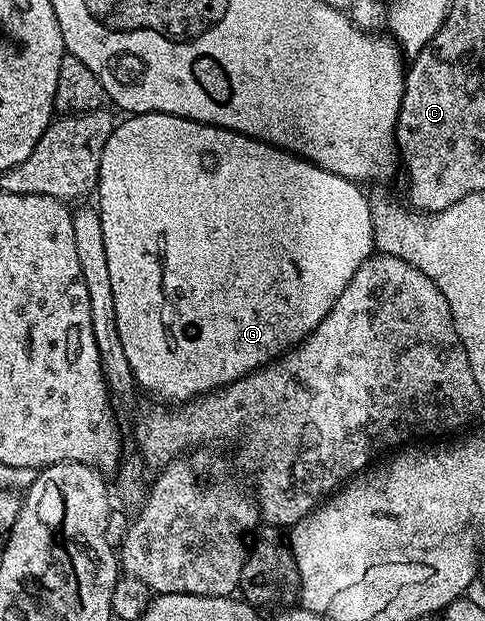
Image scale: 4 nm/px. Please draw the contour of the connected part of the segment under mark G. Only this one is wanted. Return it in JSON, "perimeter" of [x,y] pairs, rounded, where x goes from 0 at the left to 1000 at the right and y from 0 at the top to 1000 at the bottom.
{"perimeter":[[[287,180],[258,190],[252,200],[247,195],[235,205],[229,222],[221,222],[221,235],[212,235],[212,254],[204,261],[204,287],[196,309],[198,314],[208,314],[196,329],[208,343],[212,357],[212,398],[221,403],[221,436],[229,441],[229,469],[237,472],[237,519],[245,519],[245,551],[254,551],[254,565],[262,568],[262,583],[270,583],[270,596],[274,607],[282,610],[285,626],[301,625],[311,636],[326,638],[332,644],[348,644],[332,647],[346,647],[357,654],[371,654],[410,638],[423,638],[429,631],[445,631],[447,626],[501,609],[509,601],[524,599],[526,594],[538,593],[546,586],[557,586],[573,573],[588,572],[596,562],[610,560],[621,549],[633,546],[641,531],[649,531],[649,525],[658,525],[658,519],[666,519],[666,512],[674,512],[674,506],[691,493],[699,473],[707,473],[707,467],[715,467],[715,454],[724,454],[724,448],[732,448],[732,435],[740,435],[740,428],[748,428],[755,415],[771,411],[773,406],[757,309],[738,291],[707,287],[682,274],[666,274],[656,264],[645,264],[623,251],[610,251],[604,245],[569,238],[546,225],[528,225],[466,206],[445,206],[441,200],[412,200],[375,187],[355,187],[334,180]]]}

